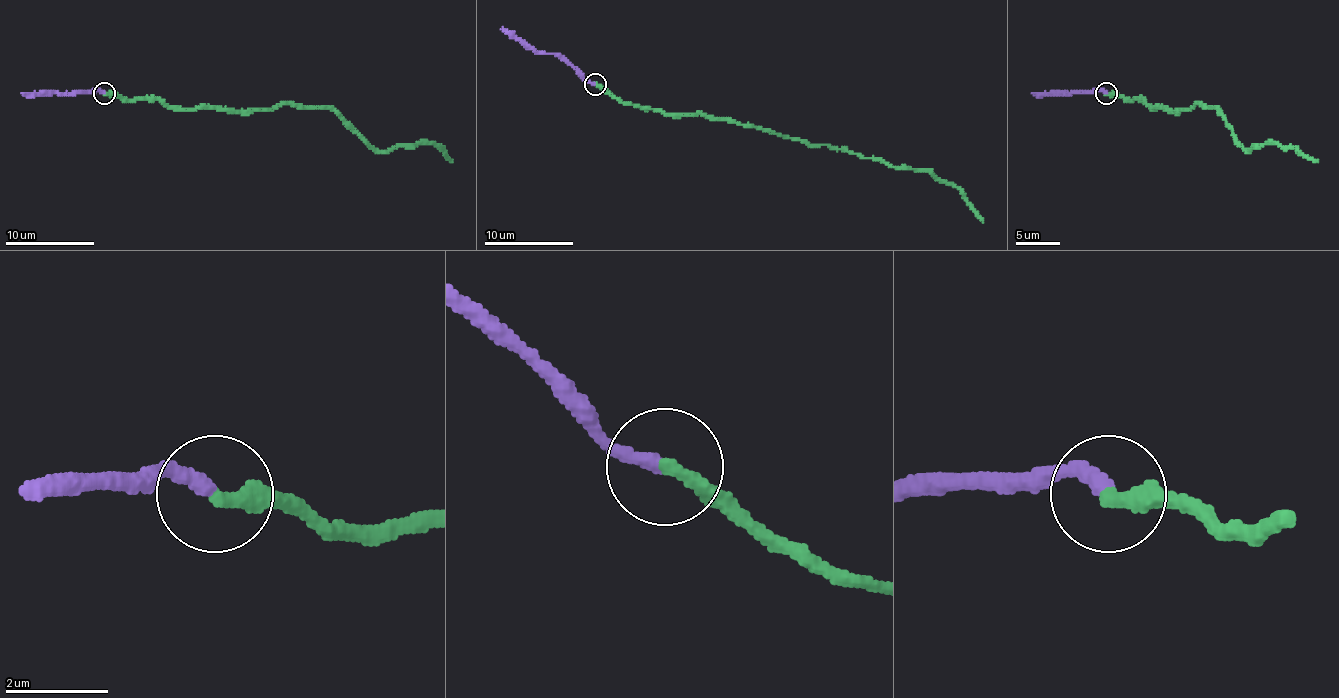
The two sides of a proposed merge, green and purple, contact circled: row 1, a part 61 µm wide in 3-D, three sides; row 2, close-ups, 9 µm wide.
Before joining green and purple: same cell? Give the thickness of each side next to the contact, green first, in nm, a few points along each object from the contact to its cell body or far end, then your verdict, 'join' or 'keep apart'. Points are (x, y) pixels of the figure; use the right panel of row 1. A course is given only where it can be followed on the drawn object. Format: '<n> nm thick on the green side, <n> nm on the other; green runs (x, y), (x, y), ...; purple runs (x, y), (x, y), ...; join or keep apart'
280 nm thick on the green side, 280 nm on the other; green runs (1106, 93), (1169, 111), (1213, 106), (1246, 151), (1268, 144), (1290, 146), (1318, 162); purple runs (1106, 93), (1033, 93); keep apart

